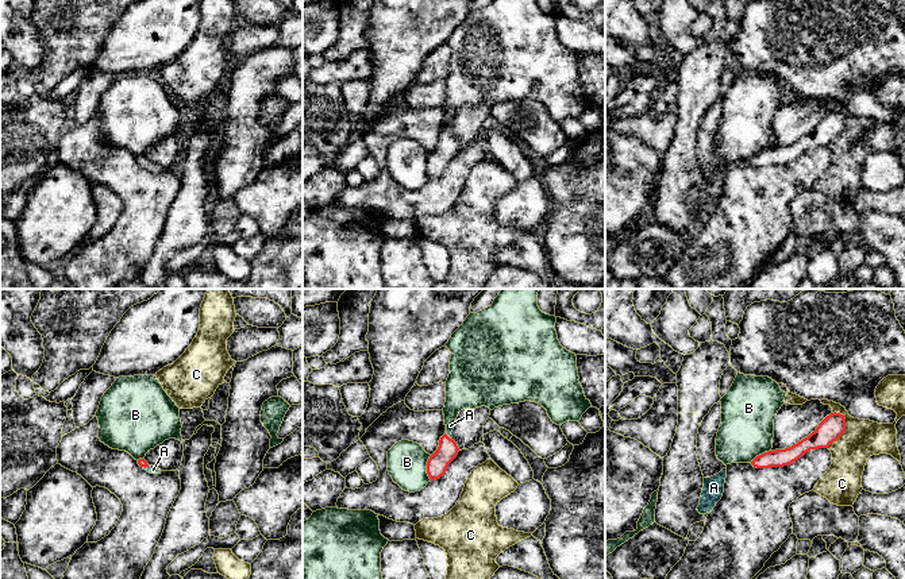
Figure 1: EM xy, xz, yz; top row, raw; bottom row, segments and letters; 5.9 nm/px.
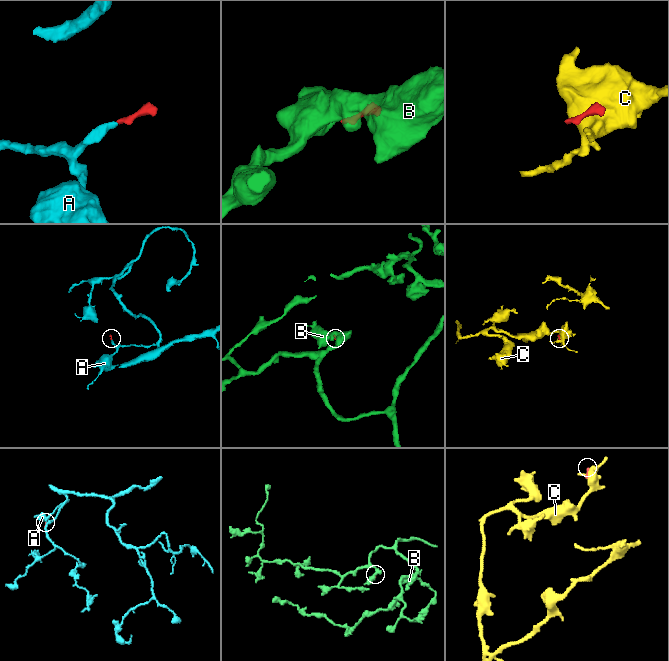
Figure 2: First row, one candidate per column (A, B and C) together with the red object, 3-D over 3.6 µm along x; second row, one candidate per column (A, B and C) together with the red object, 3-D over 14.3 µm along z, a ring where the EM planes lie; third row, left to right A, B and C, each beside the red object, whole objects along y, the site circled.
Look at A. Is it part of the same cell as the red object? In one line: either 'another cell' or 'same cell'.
same cell

